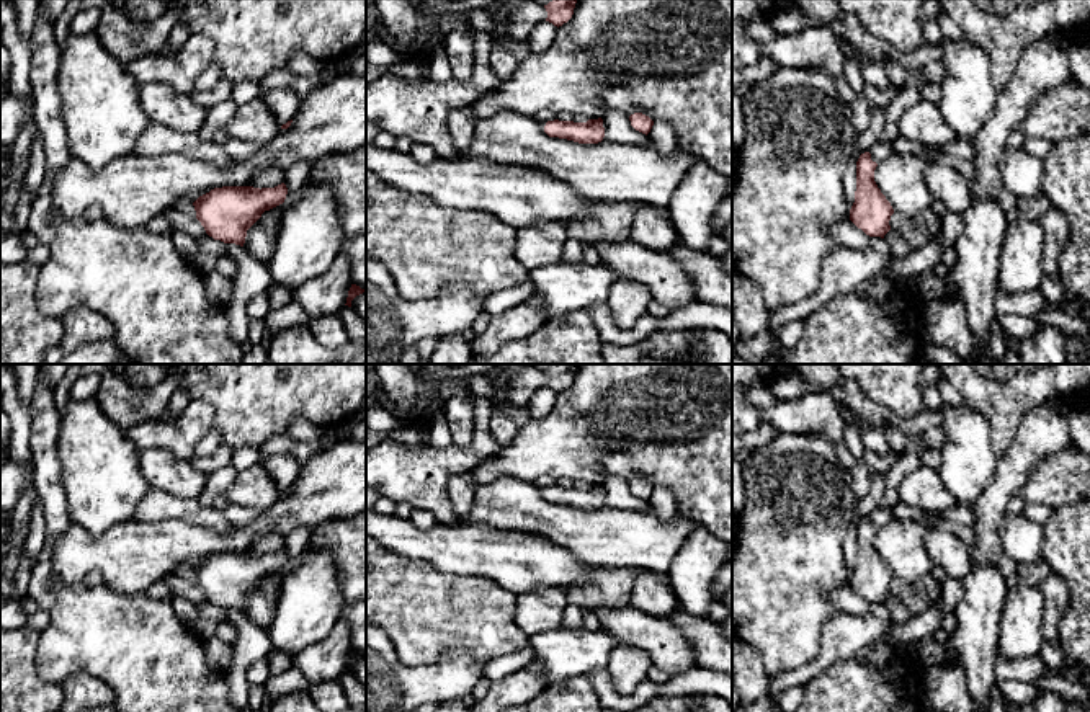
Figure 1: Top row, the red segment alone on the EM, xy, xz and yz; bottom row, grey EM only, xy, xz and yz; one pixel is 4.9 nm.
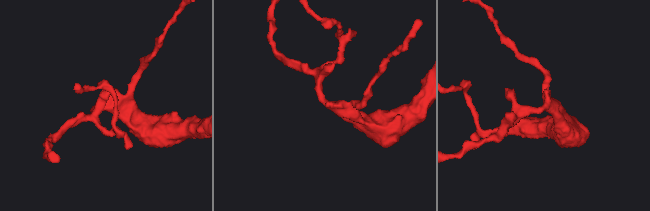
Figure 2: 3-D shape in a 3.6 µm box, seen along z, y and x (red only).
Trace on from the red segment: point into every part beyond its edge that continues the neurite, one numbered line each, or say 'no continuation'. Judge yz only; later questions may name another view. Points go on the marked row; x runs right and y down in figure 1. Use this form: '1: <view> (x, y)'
1: yz (880, 151)

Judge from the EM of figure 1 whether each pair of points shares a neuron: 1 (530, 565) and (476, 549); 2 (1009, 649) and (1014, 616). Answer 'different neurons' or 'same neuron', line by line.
1: same neuron
2: same neuron

